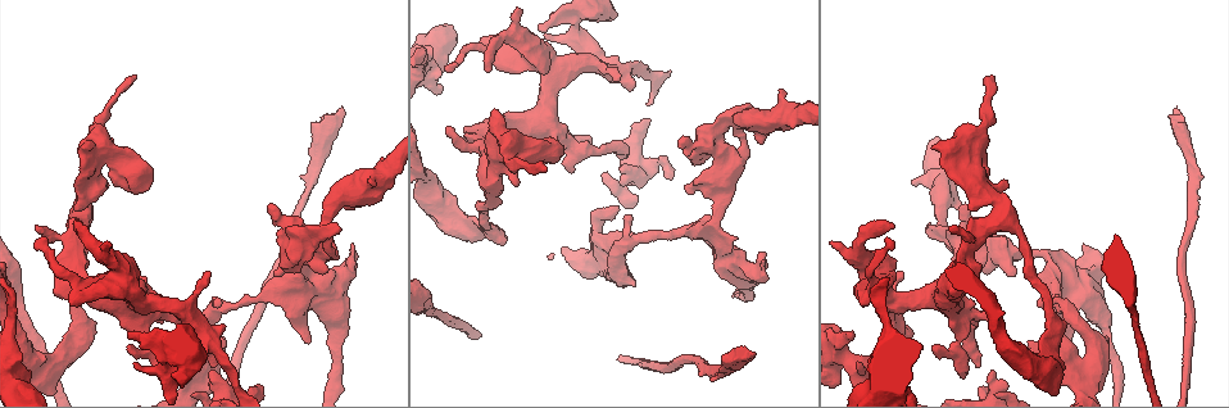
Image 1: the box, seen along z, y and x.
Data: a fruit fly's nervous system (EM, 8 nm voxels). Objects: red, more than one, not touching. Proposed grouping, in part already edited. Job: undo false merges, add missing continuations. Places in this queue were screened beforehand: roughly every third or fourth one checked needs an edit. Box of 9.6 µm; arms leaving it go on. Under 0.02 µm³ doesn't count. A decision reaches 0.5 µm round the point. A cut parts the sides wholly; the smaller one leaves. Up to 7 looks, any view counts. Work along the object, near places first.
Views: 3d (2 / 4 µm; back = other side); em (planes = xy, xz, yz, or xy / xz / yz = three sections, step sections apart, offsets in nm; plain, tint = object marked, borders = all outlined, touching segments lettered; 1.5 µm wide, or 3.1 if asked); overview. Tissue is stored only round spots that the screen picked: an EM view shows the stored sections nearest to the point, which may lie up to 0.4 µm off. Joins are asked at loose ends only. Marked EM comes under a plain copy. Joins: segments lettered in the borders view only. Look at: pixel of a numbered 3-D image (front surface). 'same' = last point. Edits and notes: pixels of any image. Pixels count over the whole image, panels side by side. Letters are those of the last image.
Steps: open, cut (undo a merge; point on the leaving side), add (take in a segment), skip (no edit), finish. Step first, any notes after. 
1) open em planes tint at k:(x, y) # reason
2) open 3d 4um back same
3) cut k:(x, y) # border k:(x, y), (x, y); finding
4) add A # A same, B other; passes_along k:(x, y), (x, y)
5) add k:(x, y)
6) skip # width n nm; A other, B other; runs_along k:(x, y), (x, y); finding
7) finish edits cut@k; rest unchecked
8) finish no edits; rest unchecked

open 3d 2um at 1:(538, 28) # an open end

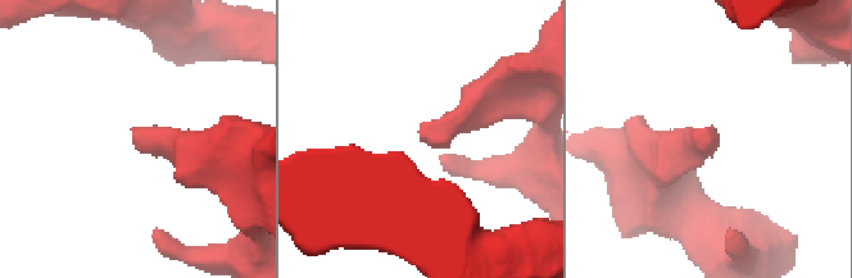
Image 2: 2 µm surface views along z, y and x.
open em xz step 8 borders at 2:(420, 138)

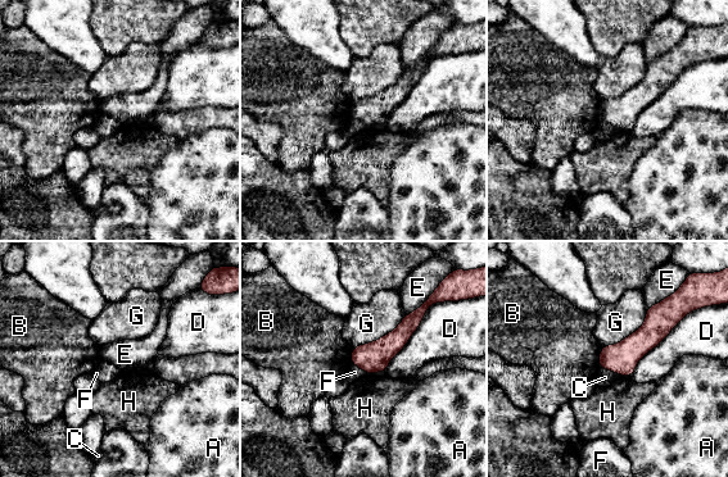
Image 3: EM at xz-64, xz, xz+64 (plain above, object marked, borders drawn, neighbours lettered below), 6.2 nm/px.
open em planes borders same

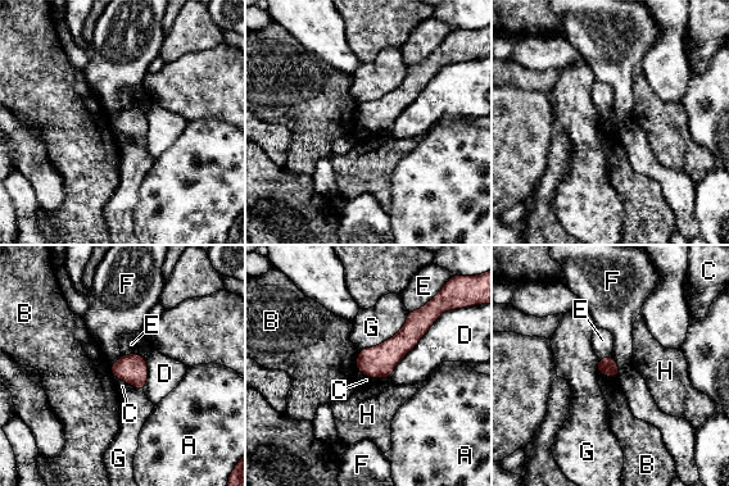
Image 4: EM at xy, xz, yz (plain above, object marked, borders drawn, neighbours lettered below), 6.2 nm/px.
skip # longest_contact D 460 nm; A other, B other, C other, D other, E other, F other, G other, H other; no lettered segment goes on from it

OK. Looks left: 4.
open 3d 2um at 1:(141, 276) # stops while still wide

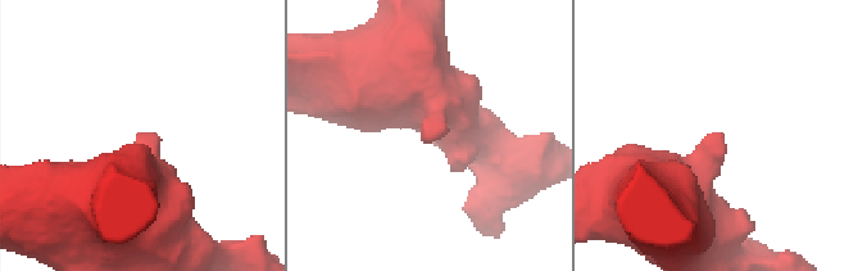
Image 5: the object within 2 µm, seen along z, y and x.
open em planes borders at 5:(425, 133)

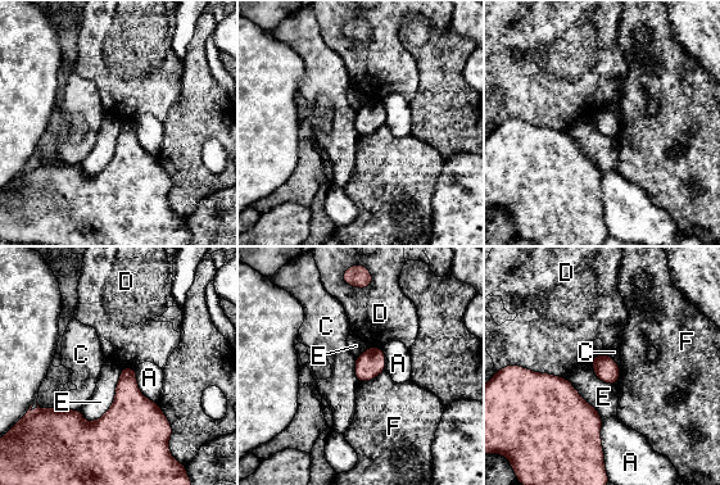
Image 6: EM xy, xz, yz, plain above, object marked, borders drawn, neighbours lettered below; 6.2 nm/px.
skip # longest_contact E 400 nm; A other, C other, D other, E other, F other; none of them fits

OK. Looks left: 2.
open em planes borders at 1:(20, 308) # thick turns thin

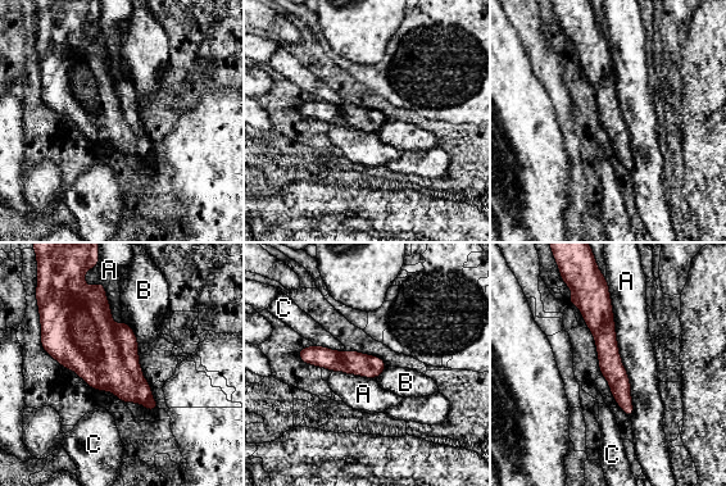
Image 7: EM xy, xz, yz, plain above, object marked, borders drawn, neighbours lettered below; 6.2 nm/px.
skip # A other, B other, C other; border 7:(606, 278), (630, 418); continuous, no second neuron

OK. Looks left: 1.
finish no edits; rest unchecked

